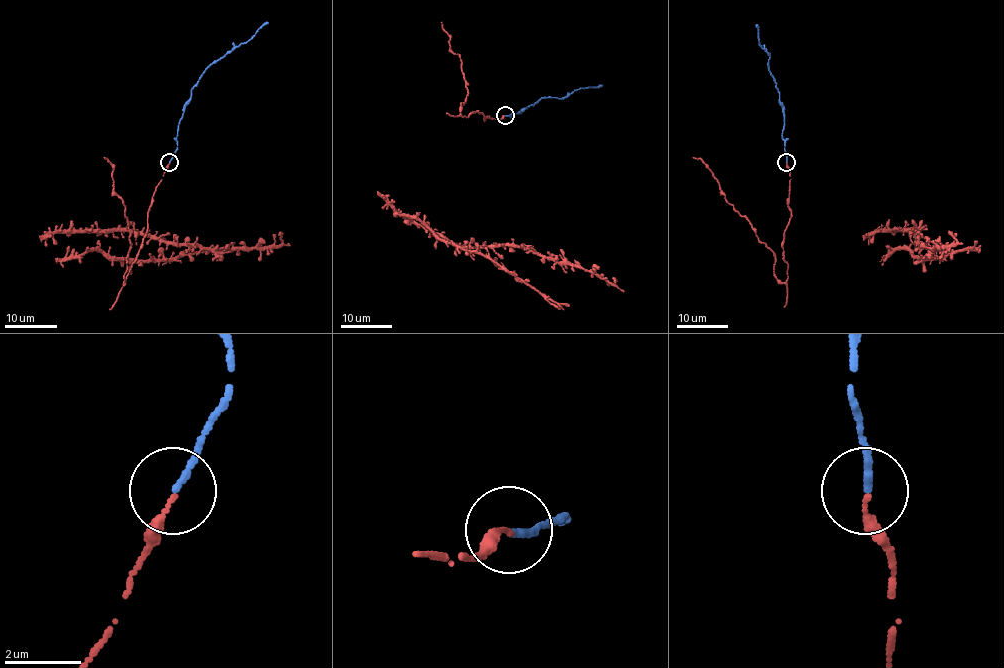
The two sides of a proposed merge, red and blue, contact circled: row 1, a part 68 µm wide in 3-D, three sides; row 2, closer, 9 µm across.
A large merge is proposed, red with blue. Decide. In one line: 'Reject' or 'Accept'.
Accept

